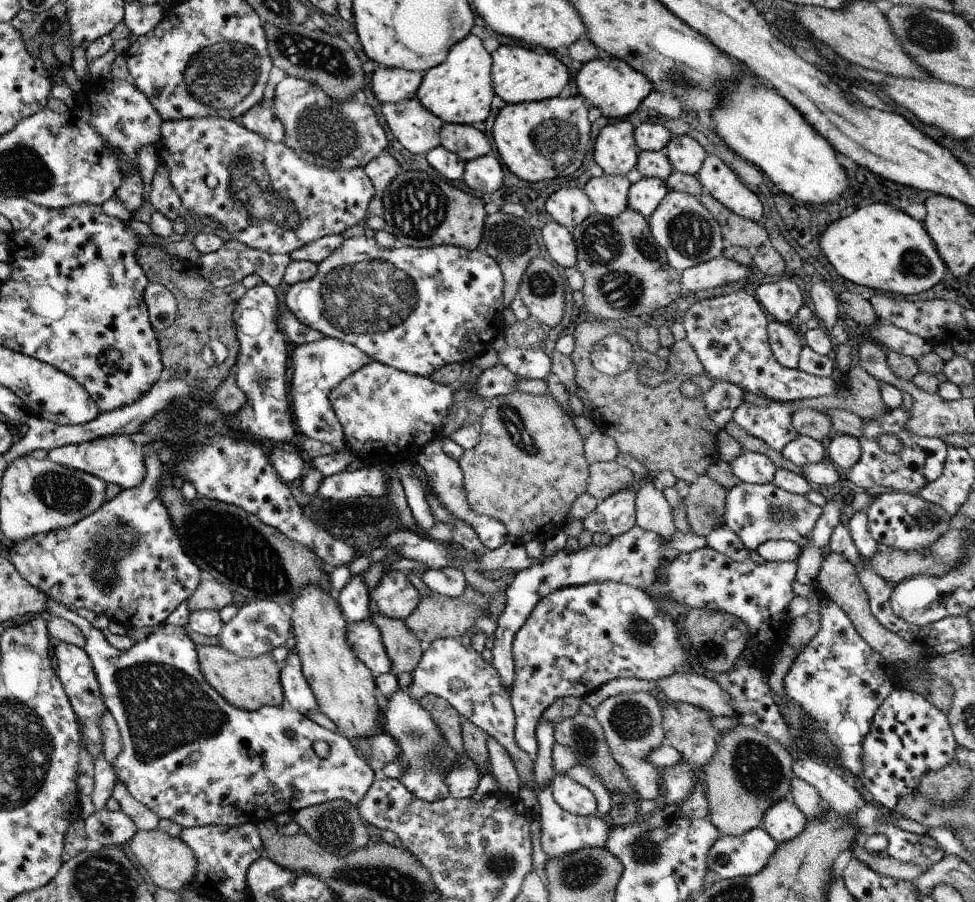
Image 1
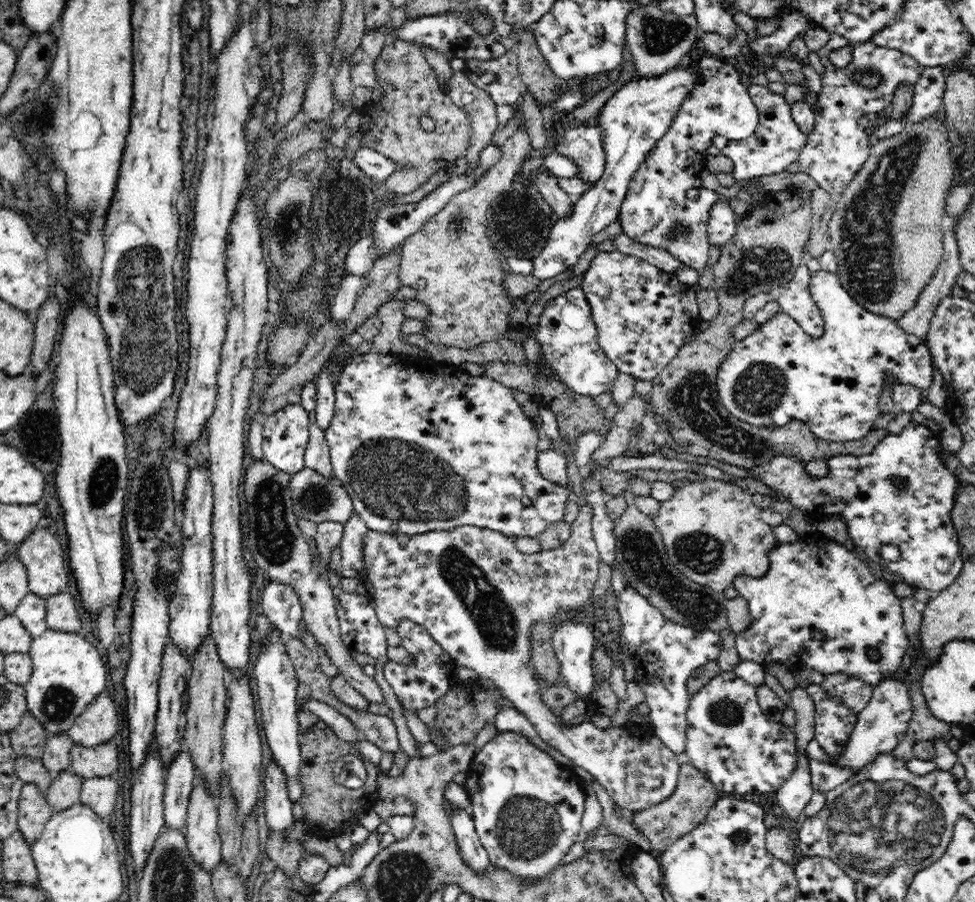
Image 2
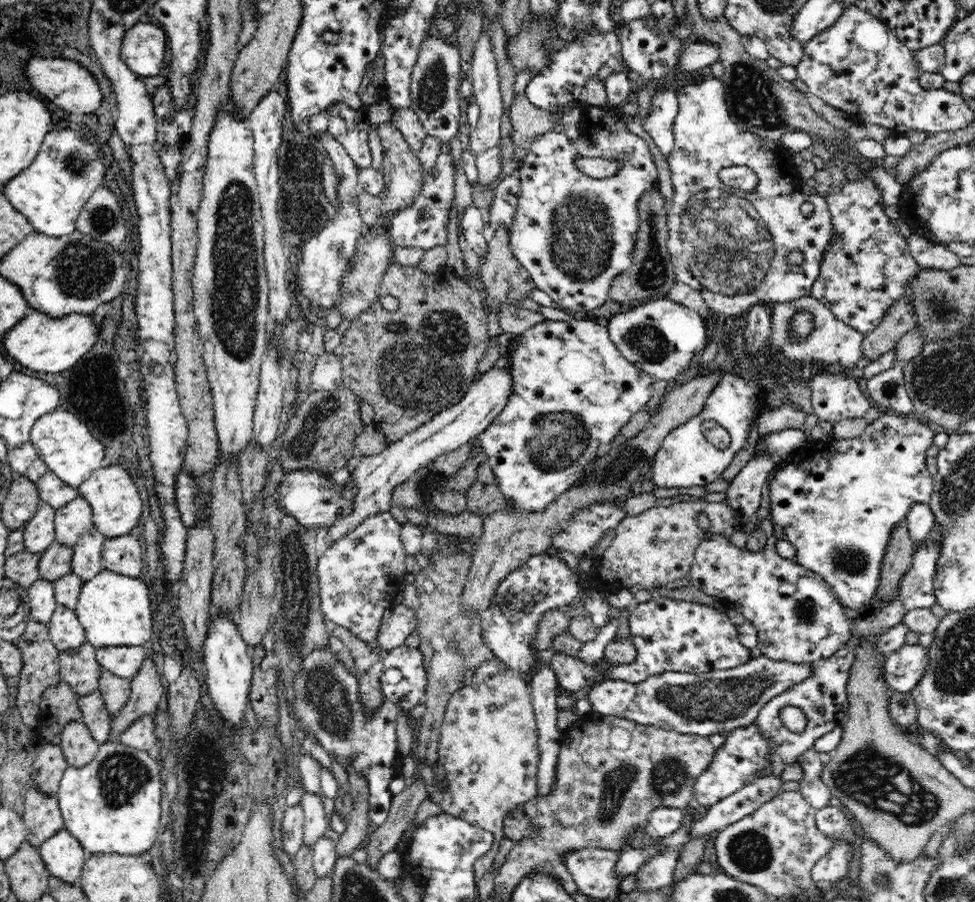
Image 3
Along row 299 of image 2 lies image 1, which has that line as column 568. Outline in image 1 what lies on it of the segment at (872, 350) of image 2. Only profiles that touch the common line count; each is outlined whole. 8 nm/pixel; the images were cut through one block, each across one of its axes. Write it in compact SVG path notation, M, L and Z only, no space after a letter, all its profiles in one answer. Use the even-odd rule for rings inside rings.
M550 786L537 792L537 800L539 803L538 812L540 813L541 848L549 858L572 853L587 847L604 848L611 829L604 814L597 816L574 815L564 811L554 801Z

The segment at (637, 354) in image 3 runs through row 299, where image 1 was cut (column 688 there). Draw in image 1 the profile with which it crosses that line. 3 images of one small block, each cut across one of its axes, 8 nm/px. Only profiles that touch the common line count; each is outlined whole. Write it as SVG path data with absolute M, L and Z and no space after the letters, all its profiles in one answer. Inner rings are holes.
M603 581L581 586L568 586L551 591L542 598L524 625L515 633L511 649L515 667L515 680L510 700L515 712L513 736L516 745L535 760L538 746L535 731L544 710L554 700L575 697L582 699L594 693L602 684L617 678L661 680L692 668L685 647L680 645L682 632L676 620L661 611L642 589Z

